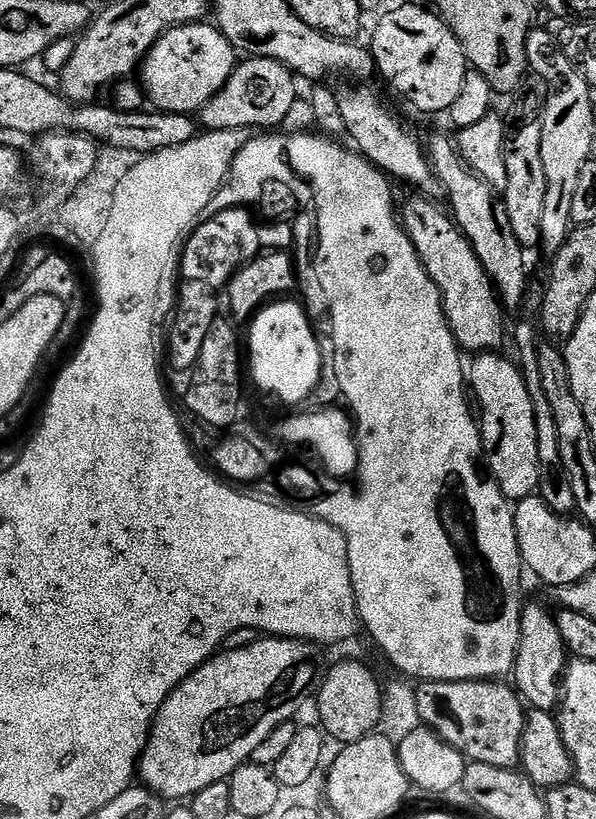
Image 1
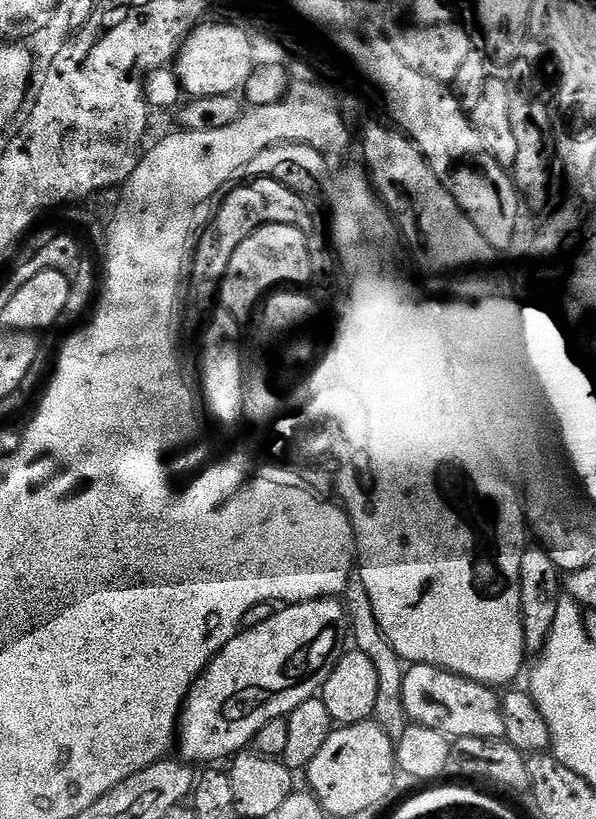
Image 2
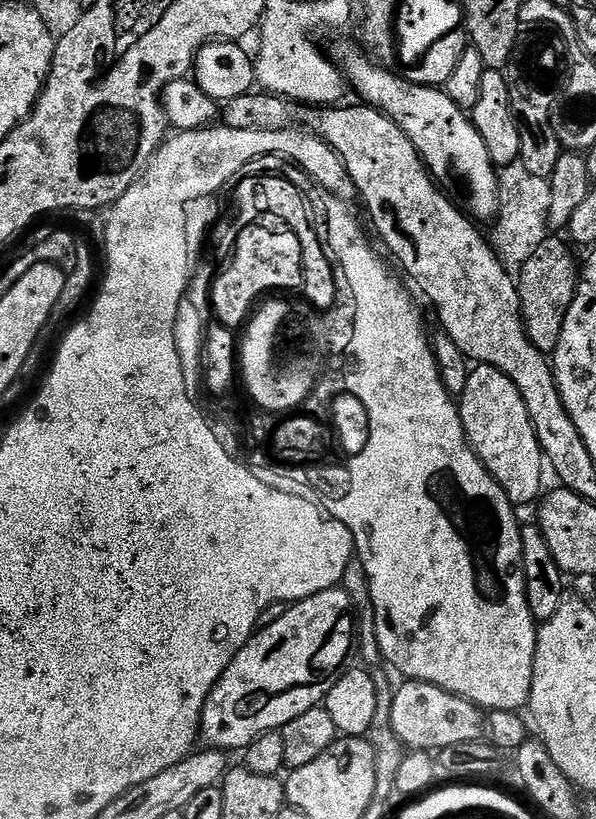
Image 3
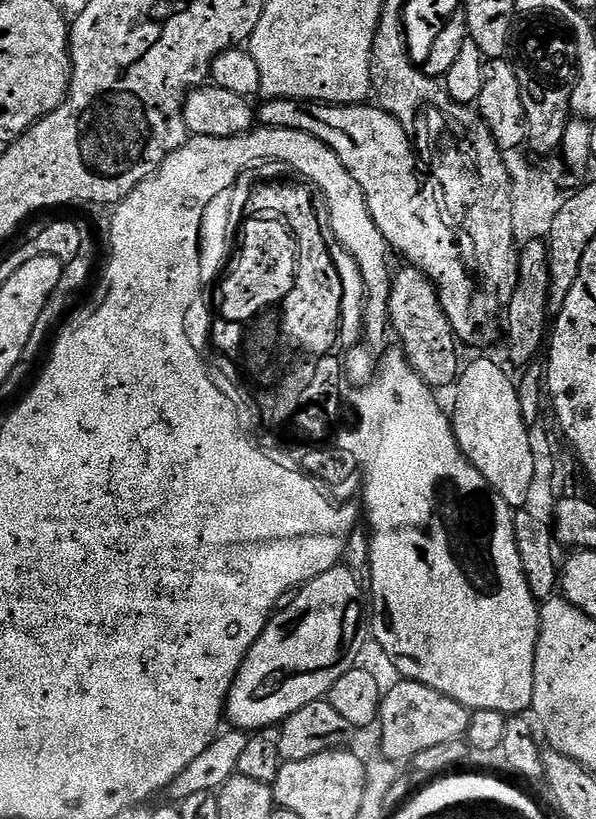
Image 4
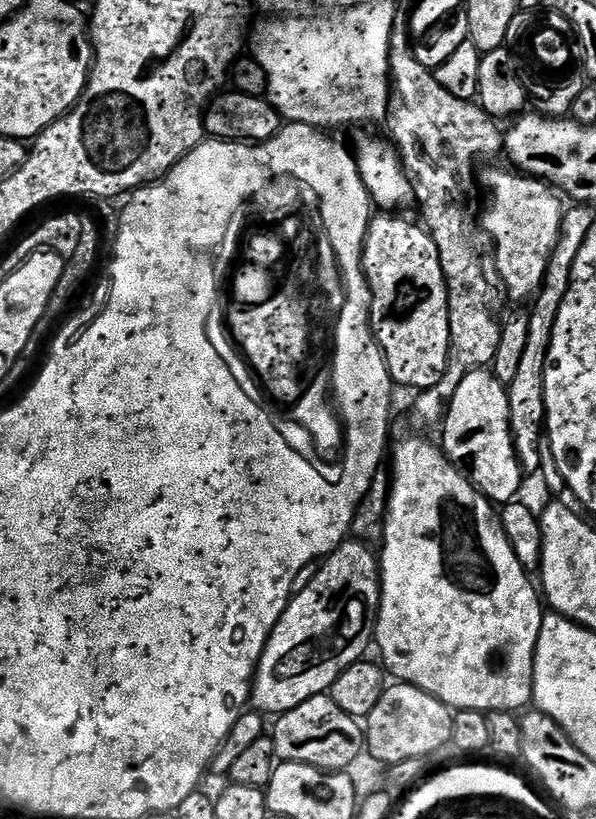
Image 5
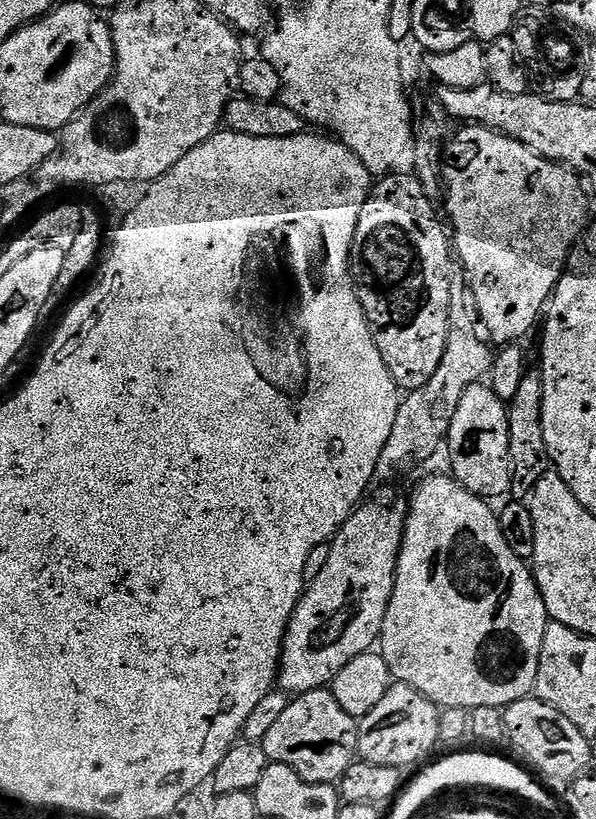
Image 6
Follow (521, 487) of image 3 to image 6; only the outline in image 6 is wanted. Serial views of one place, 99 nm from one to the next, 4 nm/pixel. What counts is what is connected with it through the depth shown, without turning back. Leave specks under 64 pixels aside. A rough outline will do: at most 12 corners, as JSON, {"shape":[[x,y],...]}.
{"shape":[[471,385],[446,439],[476,496],[512,490],[508,406]]}

